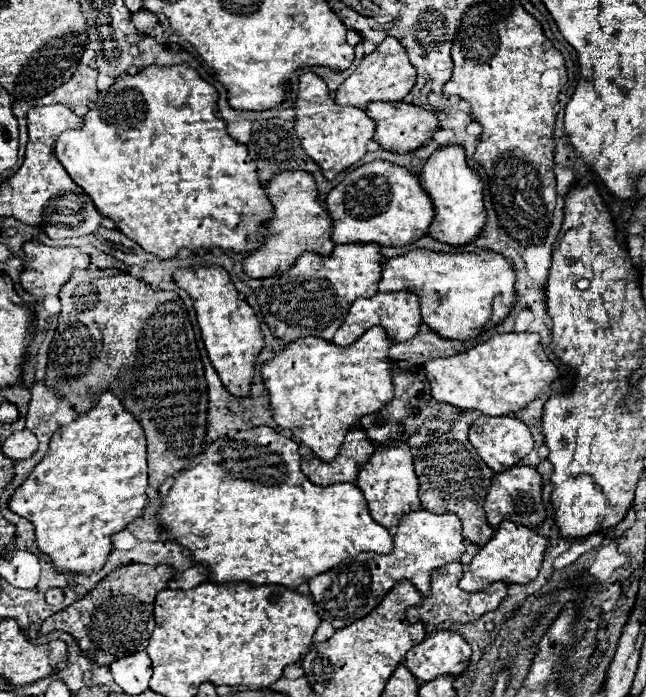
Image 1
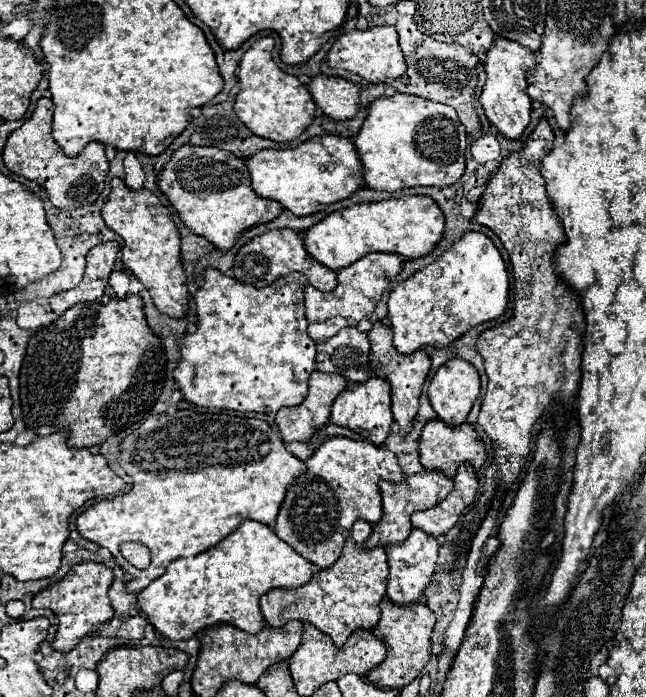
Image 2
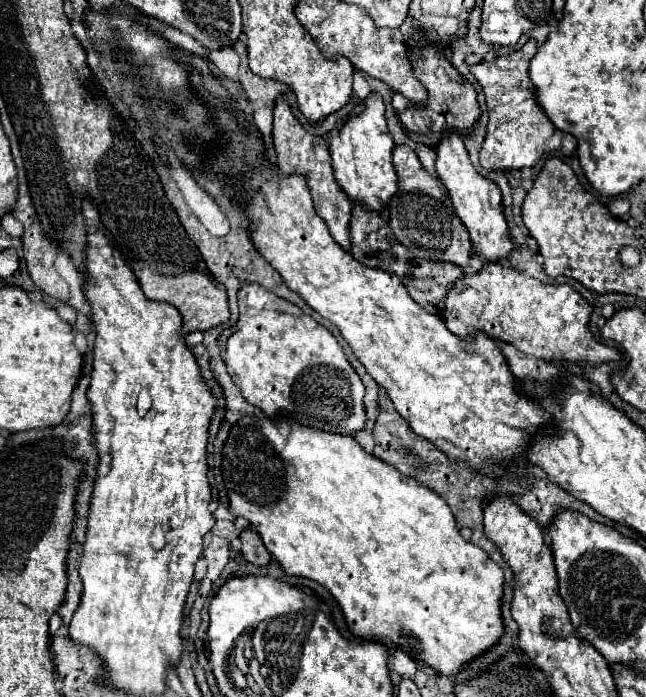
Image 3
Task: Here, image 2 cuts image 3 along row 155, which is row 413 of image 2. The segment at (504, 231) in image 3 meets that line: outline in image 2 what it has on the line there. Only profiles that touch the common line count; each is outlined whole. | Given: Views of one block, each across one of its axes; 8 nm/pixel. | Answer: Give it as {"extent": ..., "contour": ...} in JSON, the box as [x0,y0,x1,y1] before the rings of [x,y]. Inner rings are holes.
{"extent":[428,358,478,426],"contour":[[[452,358],[440,366],[428,386],[430,404],[438,418],[448,426],[460,426],[466,422],[466,416],[478,398],[478,392],[478,370],[462,358]]]}

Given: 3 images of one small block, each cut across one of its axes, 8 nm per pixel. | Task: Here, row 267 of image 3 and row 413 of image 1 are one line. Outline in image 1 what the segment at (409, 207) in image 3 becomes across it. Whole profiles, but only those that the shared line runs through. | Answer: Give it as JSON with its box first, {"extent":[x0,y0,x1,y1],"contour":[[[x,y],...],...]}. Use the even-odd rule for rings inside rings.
{"extent":[408,412,494,544],"contour":[[[462,412],[458,420],[426,420],[416,434],[408,438],[408,446],[412,450],[416,476],[420,482],[420,500],[422,508],[432,512],[452,512],[462,522],[462,536],[474,544],[486,544],[492,538],[494,528],[488,526],[486,514],[482,510],[484,498],[490,488],[490,480],[494,472],[480,460],[478,452],[468,442],[468,428],[472,426],[472,418]]]}

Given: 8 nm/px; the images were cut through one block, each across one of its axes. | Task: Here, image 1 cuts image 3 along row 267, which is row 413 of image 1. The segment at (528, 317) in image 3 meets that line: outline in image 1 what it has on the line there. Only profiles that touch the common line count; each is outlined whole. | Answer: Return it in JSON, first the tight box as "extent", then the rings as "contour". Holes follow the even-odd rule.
{"extent":[424,332,560,416],"contour":[[[534,332],[494,334],[490,340],[476,344],[466,352],[426,360],[424,370],[436,400],[458,406],[460,410],[480,410],[486,416],[504,416],[526,408],[544,386],[560,378],[556,364],[550,362],[540,344],[540,336]]]}

